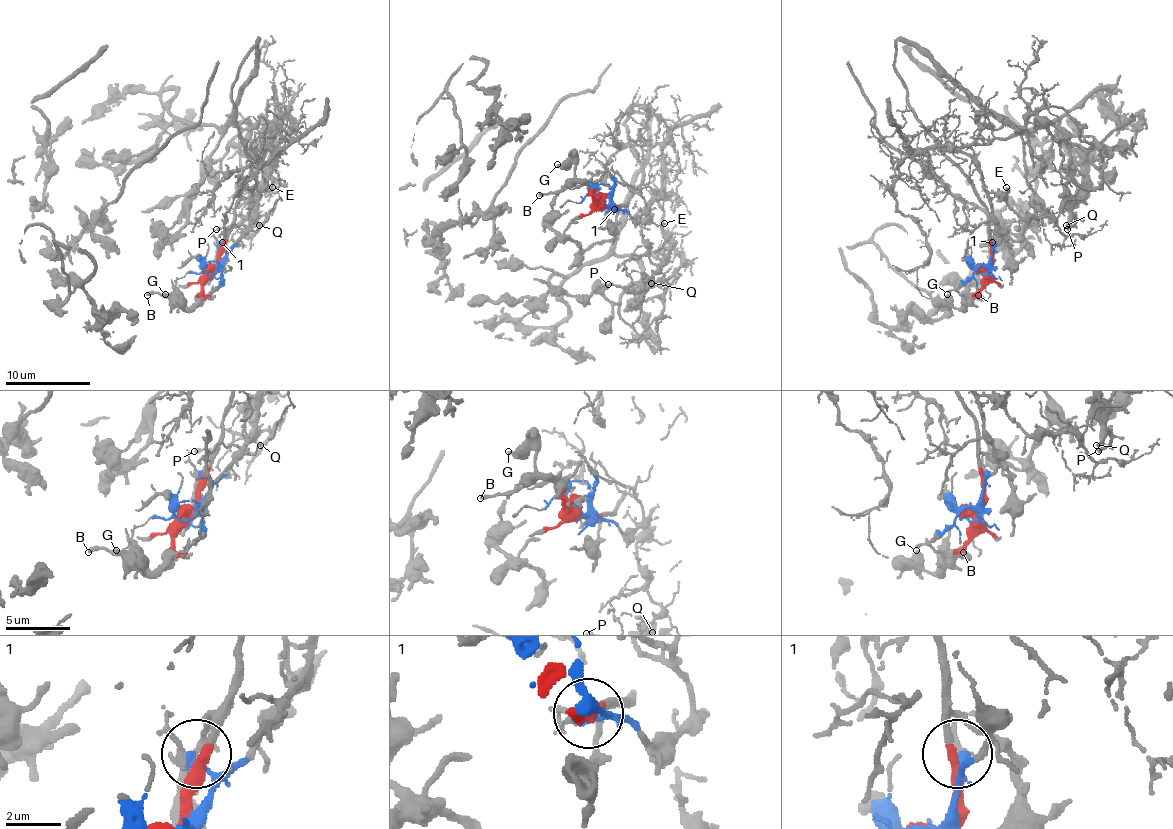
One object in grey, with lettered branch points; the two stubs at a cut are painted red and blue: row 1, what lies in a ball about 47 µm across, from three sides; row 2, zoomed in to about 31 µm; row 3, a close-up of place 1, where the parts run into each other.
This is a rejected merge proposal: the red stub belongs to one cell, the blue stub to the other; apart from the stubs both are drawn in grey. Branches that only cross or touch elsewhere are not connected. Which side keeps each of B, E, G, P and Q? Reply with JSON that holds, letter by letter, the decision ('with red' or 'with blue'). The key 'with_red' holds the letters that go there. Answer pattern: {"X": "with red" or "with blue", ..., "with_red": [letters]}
{"B": "with red", "E": "with blue", "G": "with red", "P": "with red", "Q": "with red", "with_red": ["B", "G", "P", "Q"]}

